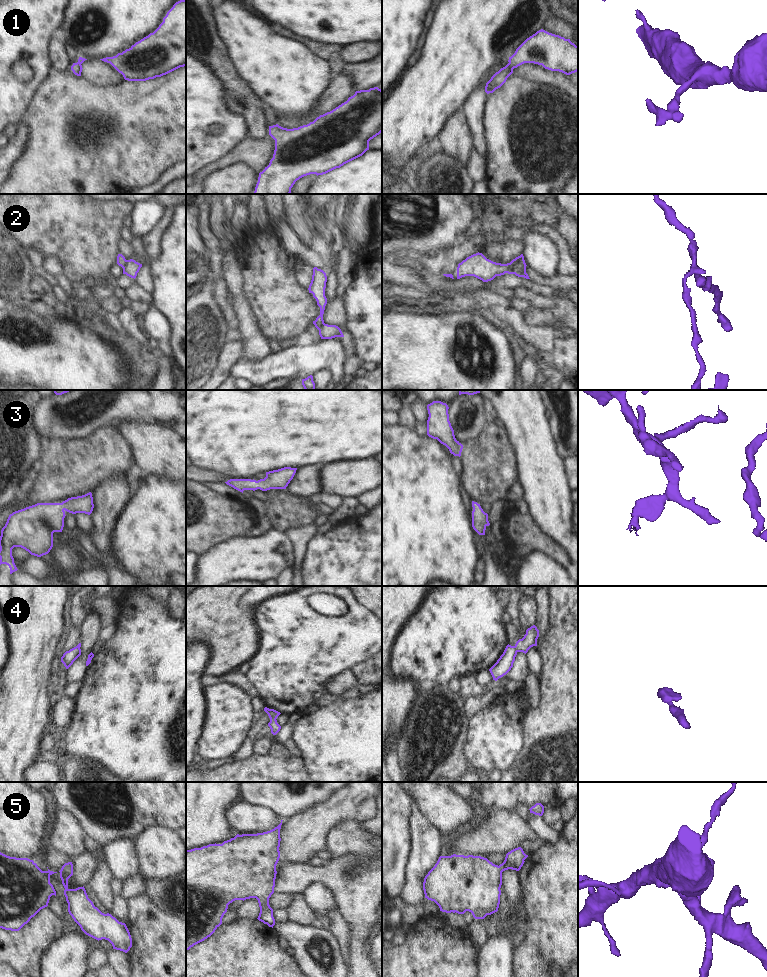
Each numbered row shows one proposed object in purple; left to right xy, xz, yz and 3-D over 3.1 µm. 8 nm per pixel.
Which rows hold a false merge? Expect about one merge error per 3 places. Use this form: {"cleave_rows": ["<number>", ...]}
{"cleave_rows": ["2"]}

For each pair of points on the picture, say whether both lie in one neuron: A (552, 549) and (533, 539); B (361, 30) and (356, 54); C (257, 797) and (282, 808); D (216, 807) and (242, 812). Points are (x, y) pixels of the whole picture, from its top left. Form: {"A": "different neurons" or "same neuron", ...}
{"A": "same neuron", "B": "different neurons", "C": "same neuron", "D": "different neurons"}

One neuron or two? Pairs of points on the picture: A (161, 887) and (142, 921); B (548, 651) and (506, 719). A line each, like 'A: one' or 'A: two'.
A: two
B: two

